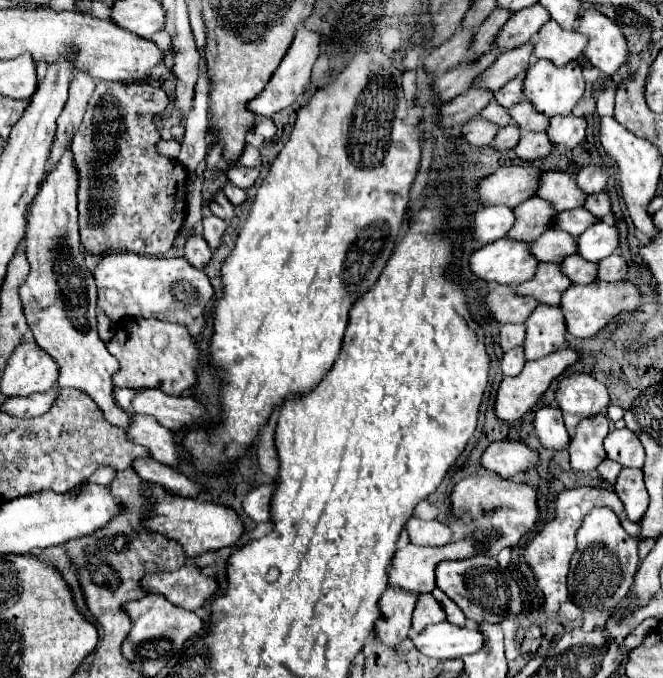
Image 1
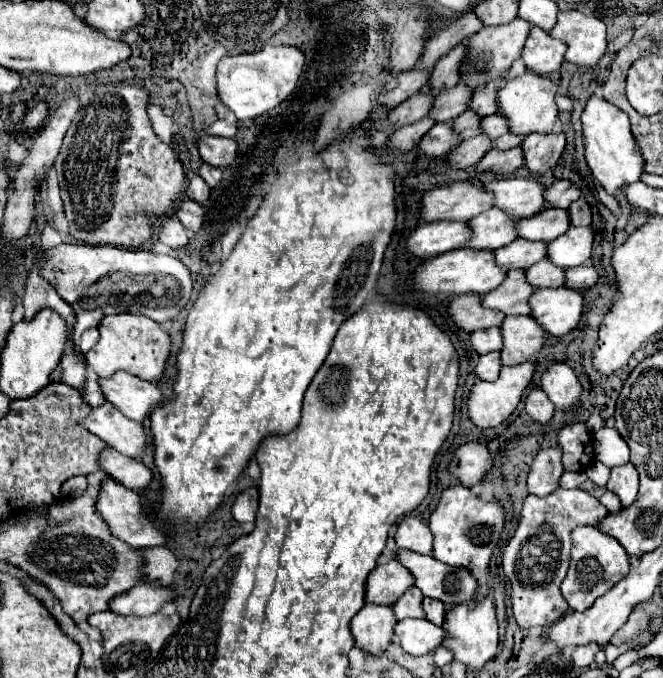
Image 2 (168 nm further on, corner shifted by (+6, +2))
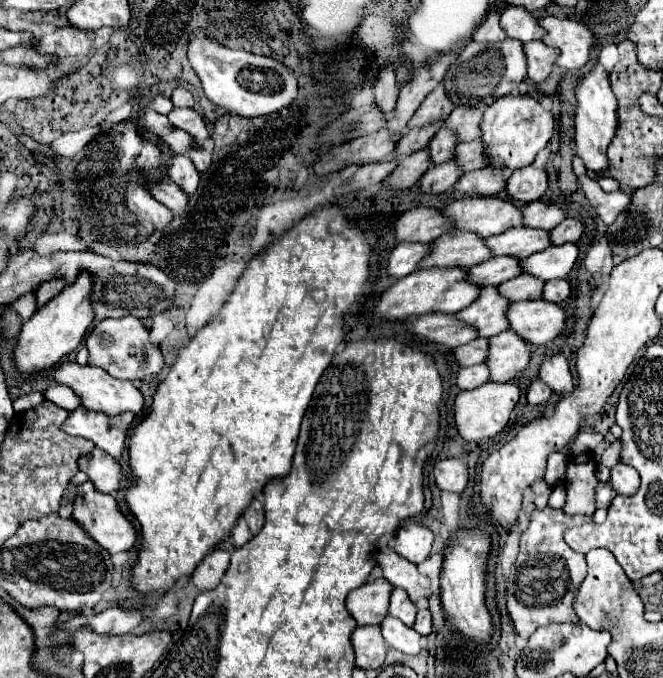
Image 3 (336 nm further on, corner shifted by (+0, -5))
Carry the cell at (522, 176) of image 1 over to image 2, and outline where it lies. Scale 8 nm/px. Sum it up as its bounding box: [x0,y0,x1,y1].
[419,182,493,222]

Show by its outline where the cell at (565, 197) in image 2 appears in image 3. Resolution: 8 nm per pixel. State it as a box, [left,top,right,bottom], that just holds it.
[525,201,567,231]

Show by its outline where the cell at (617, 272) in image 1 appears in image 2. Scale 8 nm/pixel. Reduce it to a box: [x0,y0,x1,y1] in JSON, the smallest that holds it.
[565,266,597,290]

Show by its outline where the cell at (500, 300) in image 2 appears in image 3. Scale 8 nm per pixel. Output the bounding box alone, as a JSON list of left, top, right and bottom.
[457,287,511,337]

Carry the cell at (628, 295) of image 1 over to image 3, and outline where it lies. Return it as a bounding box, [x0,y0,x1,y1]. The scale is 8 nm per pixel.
[507,301,567,345]

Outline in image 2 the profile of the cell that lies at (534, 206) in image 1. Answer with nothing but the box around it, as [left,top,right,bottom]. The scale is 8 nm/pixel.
[465,208,517,250]

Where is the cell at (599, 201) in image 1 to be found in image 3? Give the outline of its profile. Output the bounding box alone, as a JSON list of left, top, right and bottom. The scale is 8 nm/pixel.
[551,219,583,245]

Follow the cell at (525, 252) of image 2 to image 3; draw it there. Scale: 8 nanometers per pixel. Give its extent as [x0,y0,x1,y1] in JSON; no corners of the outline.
[467,257,523,285]

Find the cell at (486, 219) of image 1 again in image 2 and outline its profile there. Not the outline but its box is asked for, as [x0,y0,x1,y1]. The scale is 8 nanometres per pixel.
[407,222,469,258]

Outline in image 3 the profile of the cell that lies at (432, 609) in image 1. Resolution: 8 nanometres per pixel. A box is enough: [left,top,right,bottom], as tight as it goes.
[389,589,417,627]

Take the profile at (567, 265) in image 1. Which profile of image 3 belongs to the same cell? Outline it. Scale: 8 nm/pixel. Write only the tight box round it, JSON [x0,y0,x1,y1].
[499,275,545,301]

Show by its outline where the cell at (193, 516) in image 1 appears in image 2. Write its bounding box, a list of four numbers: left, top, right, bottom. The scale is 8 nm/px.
[95,478,167,548]

